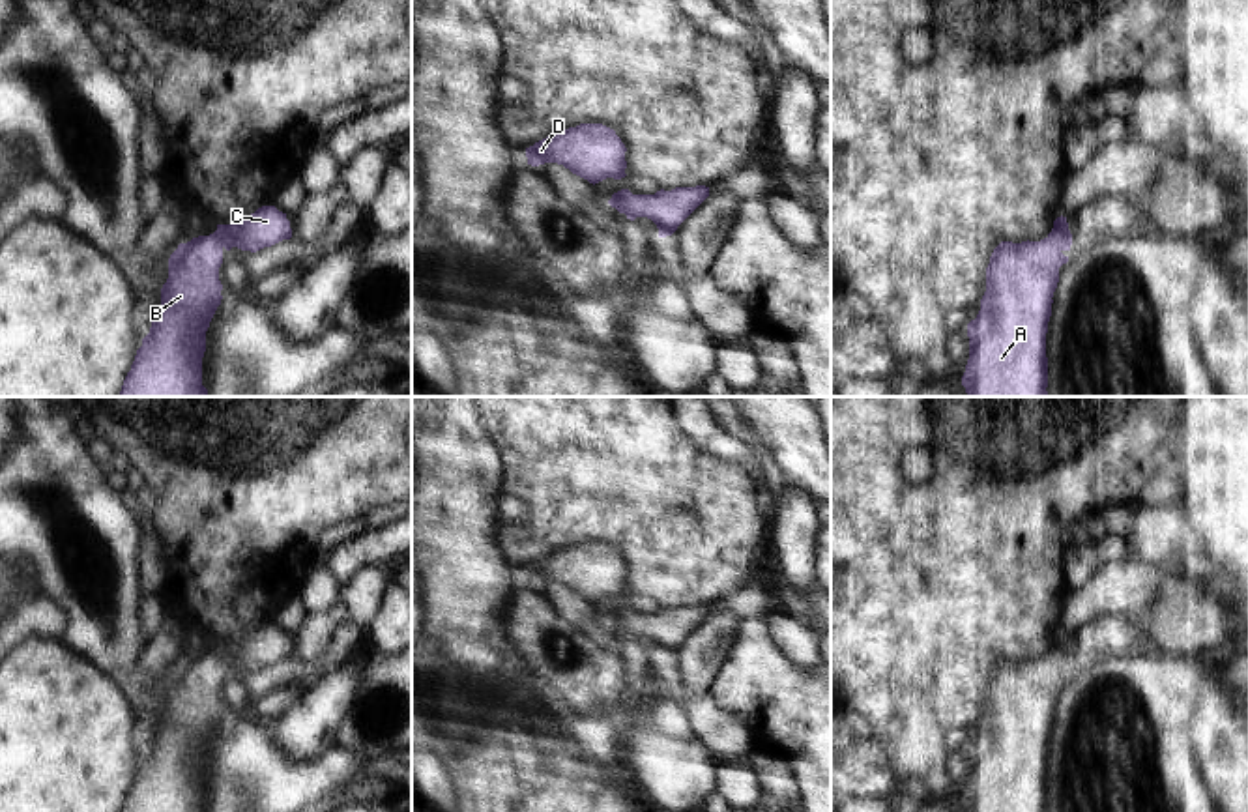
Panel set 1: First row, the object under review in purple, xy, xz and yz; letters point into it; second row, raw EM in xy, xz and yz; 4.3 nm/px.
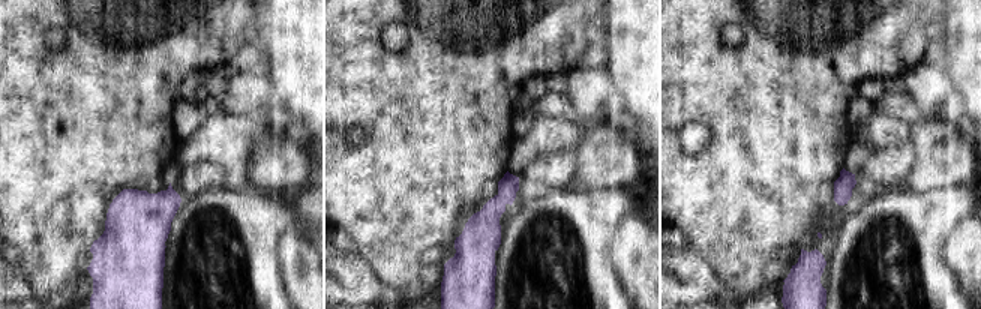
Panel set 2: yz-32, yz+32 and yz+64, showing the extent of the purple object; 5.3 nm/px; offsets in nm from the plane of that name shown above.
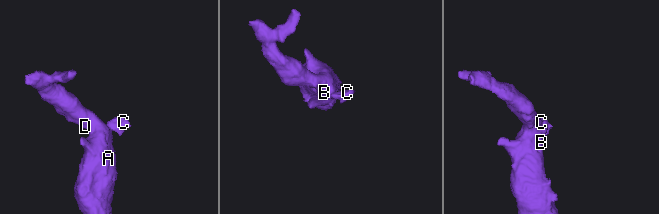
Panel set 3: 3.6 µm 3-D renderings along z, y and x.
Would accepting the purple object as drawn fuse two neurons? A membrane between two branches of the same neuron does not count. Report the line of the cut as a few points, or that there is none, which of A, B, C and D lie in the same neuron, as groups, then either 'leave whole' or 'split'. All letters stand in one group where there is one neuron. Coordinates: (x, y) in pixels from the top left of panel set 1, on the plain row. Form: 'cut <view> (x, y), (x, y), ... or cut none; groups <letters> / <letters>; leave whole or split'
cut none; groups A B C D; leave whole

